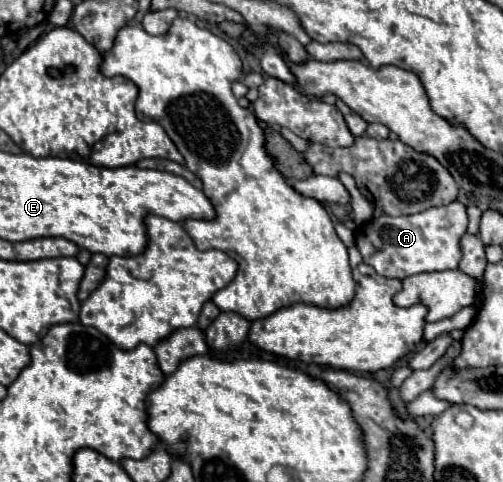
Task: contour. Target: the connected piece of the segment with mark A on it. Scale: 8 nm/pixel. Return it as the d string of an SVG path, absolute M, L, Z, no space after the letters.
M461 202L429 208L411 216L379 216L371 218L355 230L355 244L363 262L373 266L377 274L387 278L407 278L421 272L457 270L461 260L459 238L467 232L467 212Z

